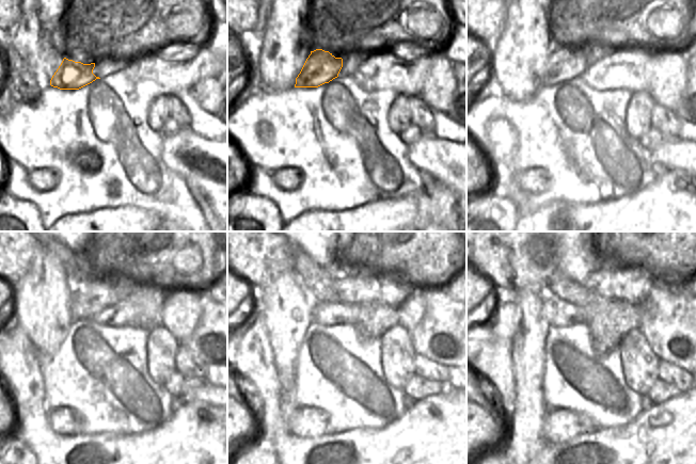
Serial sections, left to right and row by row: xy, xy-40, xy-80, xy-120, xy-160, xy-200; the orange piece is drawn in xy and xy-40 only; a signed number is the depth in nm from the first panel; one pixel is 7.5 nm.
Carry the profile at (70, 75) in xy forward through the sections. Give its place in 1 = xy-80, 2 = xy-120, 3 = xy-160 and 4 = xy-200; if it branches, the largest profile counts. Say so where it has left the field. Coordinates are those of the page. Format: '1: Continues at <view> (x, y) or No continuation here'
1: Continues at xy-80 (563, 65)
2: Continues at xy-120 (96, 297)
3: Continues at xy-160 (356, 288)
4: Continues at xy-200 (605, 281)

